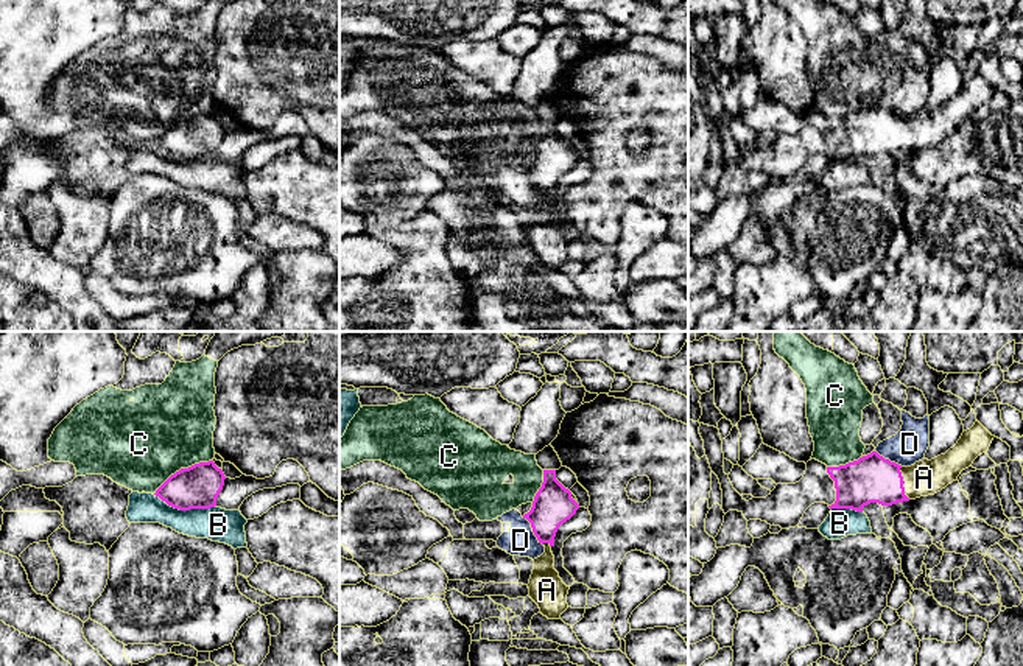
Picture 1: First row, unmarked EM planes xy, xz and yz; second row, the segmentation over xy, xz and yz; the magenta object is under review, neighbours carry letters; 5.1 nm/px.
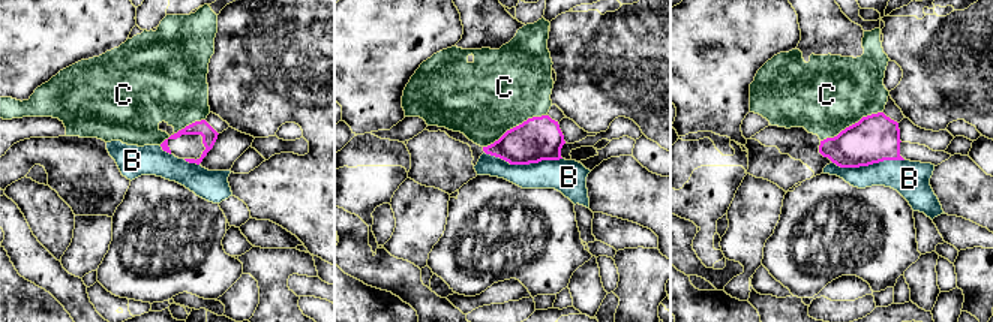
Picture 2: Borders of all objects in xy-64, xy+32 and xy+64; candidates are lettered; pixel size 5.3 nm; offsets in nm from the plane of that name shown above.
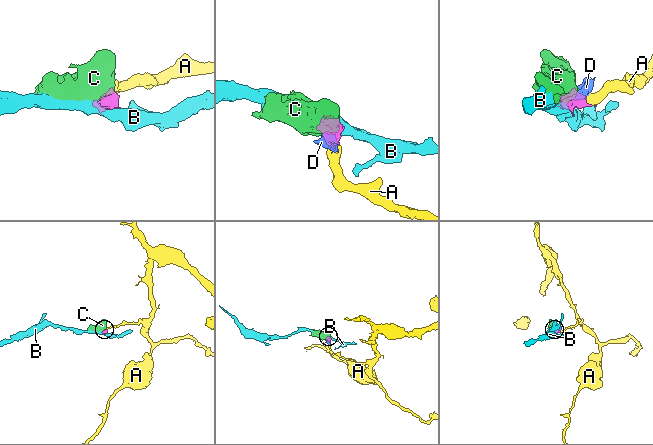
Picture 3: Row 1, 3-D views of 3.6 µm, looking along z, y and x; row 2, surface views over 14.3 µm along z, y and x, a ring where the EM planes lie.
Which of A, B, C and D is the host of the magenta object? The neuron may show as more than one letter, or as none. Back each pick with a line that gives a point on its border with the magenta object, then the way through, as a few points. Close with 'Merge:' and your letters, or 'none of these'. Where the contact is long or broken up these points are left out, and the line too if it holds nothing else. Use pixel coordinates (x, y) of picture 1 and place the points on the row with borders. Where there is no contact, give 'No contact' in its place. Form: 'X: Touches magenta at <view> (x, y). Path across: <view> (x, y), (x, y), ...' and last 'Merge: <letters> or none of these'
A: Touches magenta at yz (903, 483). Path across: yz (872, 478), (885, 483), (903, 483), (924, 478)
Merge: A

